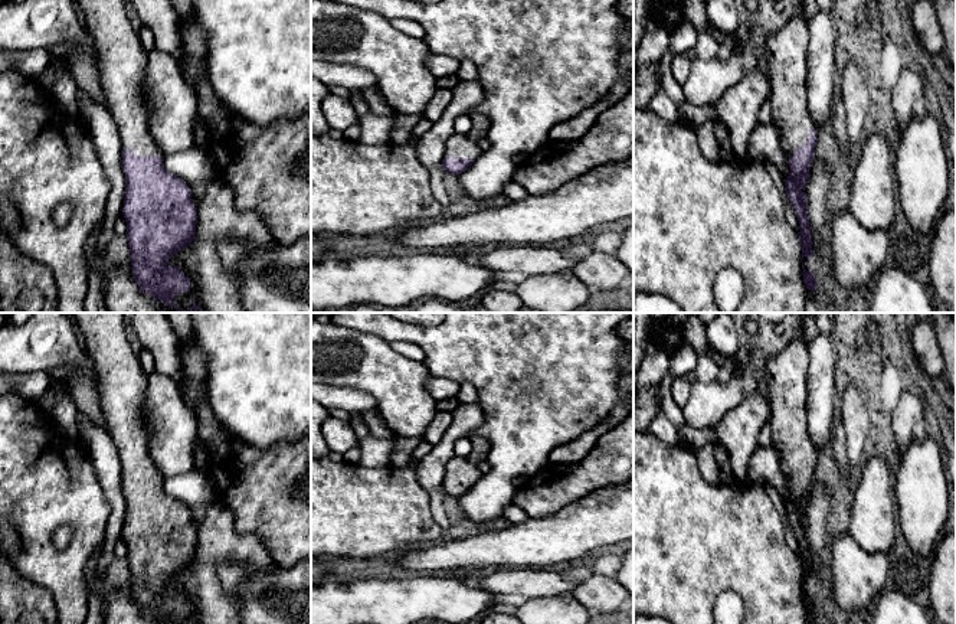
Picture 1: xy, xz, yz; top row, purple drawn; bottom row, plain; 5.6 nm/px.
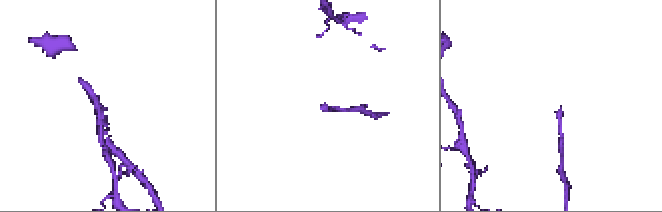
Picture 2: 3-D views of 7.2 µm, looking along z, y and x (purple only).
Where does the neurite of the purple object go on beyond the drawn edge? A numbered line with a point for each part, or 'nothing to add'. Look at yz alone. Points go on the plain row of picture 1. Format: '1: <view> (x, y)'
1: yz (785, 373)

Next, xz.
1: xz (461, 469)

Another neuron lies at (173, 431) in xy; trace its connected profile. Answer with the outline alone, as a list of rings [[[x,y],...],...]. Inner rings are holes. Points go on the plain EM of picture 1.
[[[166,375],[147,376],[144,418],[150,429],[148,450],[161,478],[196,470],[196,415],[184,405],[179,386]]]

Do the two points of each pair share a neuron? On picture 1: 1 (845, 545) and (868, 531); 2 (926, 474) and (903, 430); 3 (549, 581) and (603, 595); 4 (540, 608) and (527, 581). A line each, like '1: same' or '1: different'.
1: different
2: different
3: different
4: different

